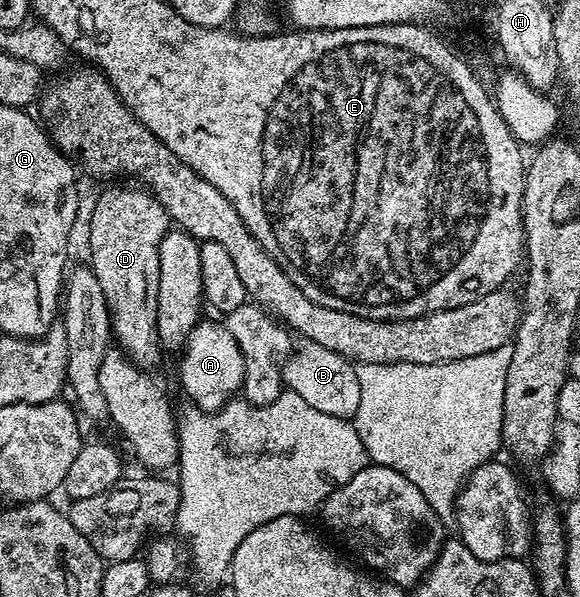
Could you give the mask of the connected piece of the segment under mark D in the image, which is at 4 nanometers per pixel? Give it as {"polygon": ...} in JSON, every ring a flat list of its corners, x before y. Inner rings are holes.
{"polygon":[[112,184,96,198,92,215,88,218,88,254,94,276,102,287,102,296,108,305,108,315,112,317,112,337,115,345,141,370,151,371,160,362,162,347,156,331,158,320,158,280,160,265,158,252,160,241,170,229,170,219,162,204,147,189,136,184]]}

